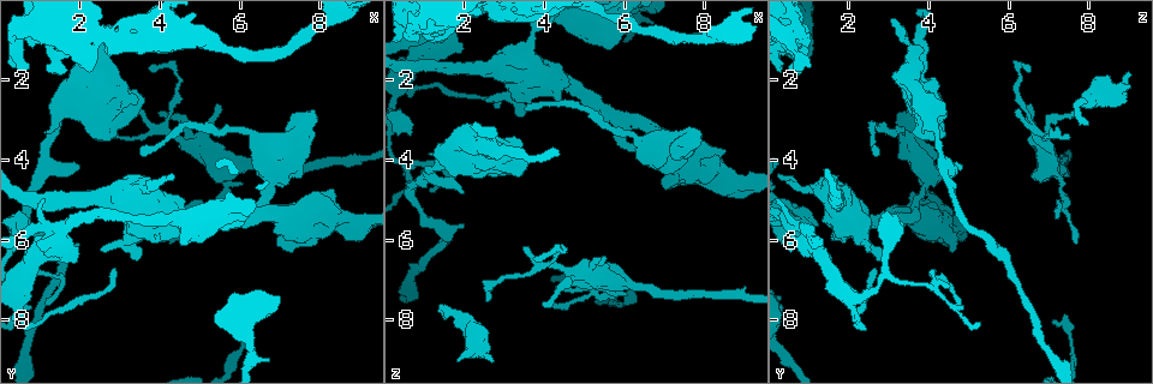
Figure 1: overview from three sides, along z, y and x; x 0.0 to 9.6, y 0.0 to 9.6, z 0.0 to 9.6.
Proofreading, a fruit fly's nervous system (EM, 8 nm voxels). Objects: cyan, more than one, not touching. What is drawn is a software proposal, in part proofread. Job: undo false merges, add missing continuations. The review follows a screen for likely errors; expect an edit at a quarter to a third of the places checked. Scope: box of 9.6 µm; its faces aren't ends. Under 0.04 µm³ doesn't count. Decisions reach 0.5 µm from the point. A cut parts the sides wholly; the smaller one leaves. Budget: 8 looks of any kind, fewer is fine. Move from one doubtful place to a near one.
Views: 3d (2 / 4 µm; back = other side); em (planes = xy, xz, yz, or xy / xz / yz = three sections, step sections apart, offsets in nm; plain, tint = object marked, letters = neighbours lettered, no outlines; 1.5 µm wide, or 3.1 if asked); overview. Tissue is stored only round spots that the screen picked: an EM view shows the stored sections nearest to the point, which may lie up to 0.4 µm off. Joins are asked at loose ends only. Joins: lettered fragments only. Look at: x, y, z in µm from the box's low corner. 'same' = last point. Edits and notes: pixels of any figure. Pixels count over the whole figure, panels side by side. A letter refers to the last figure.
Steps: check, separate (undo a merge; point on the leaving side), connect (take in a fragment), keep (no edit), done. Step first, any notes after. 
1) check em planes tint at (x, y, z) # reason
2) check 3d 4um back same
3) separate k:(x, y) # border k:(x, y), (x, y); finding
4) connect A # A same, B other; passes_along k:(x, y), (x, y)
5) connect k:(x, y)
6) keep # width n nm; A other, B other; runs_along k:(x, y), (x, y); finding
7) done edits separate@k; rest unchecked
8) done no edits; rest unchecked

check em planes letters at (1.50, 3.05, 8.00) # free end

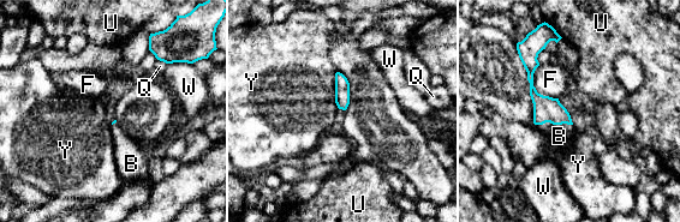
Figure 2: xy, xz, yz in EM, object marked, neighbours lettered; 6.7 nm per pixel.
connect B # B same, F other, Q other, U other, W other, Y other; passes_along 2:(546, 109), (554, 124), (559, 136); it goes on there

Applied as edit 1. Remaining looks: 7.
check em planes letters at (0.60, 7.15, 4.50) # tapers out

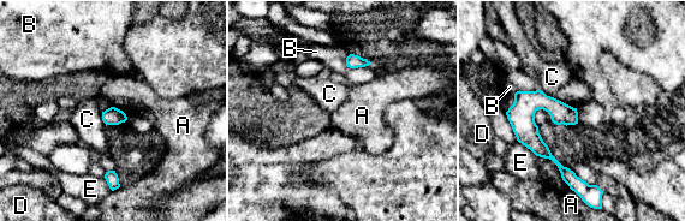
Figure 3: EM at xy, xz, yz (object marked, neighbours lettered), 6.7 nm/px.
keep # A other, B other, C other, D other, E other; border 3:(553, 97), (576, 108); none of them fits

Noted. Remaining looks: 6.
check em planes letters at (2.70, 1.75, 9.05) # free end

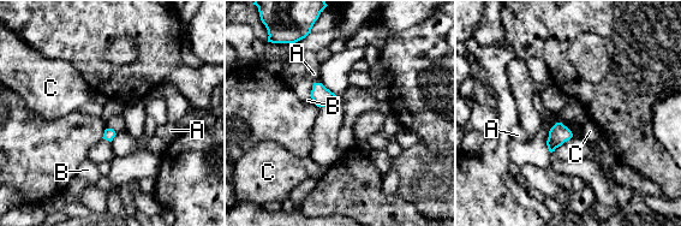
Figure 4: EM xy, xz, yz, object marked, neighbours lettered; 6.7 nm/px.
keep # width 80 nm; A other, B other, C other; border 4:(314, 83), (311, 102); no lettered fragment goes on from it

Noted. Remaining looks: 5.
done edits connect@2; rest unchecked

